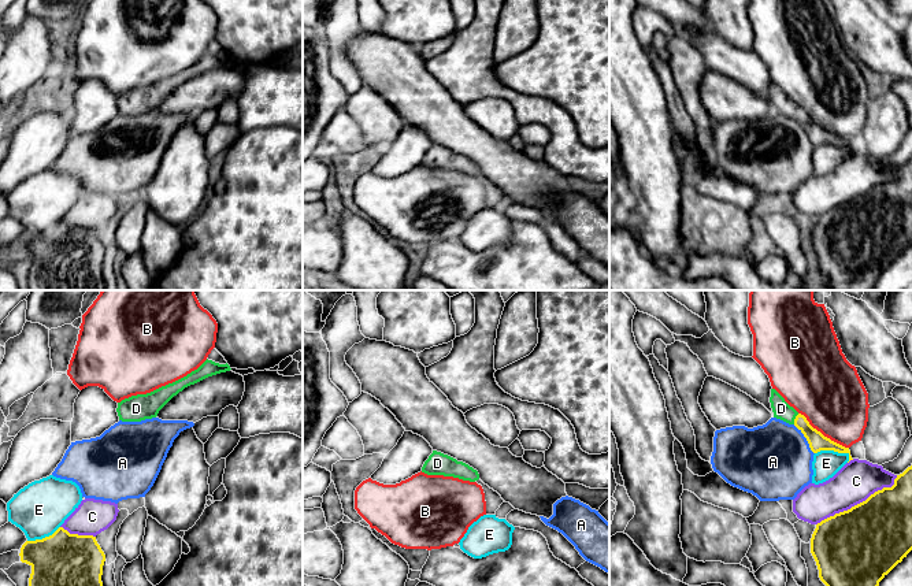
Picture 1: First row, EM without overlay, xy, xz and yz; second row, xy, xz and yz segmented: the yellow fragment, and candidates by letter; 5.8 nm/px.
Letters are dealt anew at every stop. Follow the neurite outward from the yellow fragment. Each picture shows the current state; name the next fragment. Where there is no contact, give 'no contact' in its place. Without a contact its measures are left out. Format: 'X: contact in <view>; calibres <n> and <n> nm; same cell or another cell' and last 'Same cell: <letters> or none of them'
A: contact in yz; calibres 100 and 440 nm; another cell
B: contact in yz; calibres 100 and 400 nm; another cell
C: contact in yz; calibres 440 and 240 nm; another cell
D: contact in yz; calibres 100 and 100 nm; same cell
E: contact in yz; calibres 100 and 160 nm; another cell
Same cell: D

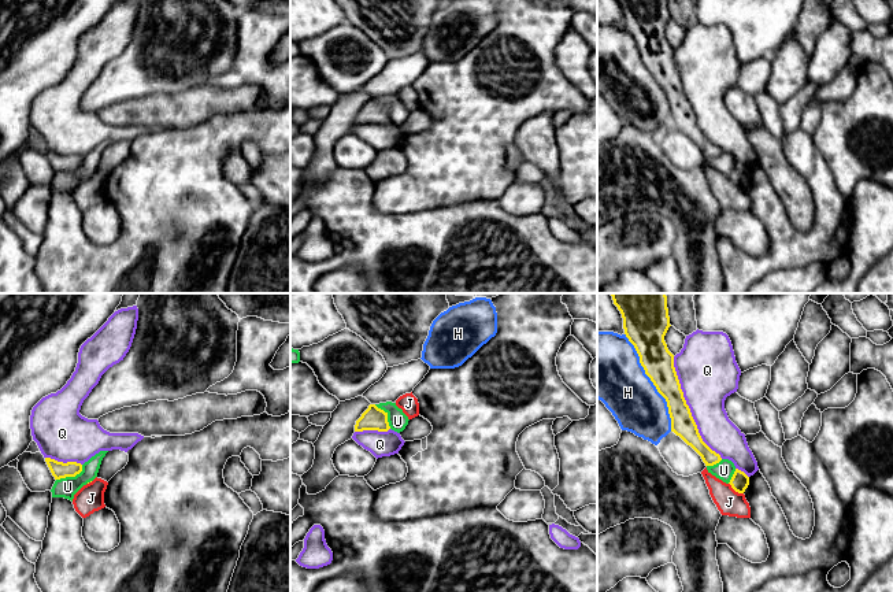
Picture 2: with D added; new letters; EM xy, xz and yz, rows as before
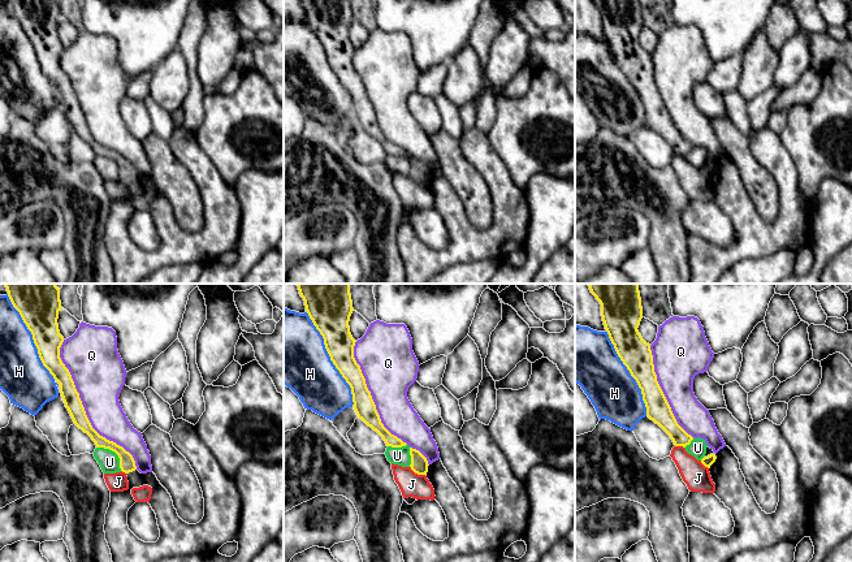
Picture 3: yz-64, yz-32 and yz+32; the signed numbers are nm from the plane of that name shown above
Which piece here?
H: contact in yz; calibres 190 and 360 nm; another cell
J: contact in yz; calibres 110 and 150 nm; another cell
Q: contact in yz; calibres 150 and 360 nm; another cell
U: contact in xy; calibres 100 and 120 nm; another cell
Same cell: none of them

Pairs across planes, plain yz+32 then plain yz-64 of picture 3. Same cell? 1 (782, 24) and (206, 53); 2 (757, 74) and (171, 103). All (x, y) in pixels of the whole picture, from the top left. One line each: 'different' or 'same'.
1: different
2: same

